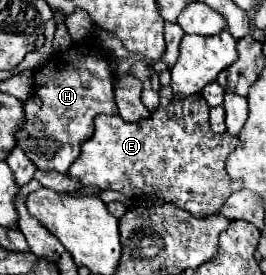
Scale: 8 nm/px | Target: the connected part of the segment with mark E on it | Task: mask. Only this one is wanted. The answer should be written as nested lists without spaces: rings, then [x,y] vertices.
[[[160,86],[160,106],[150,114],[146,120],[138,122],[124,122],[118,114],[114,116],[96,116],[96,132],[92,134],[90,140],[82,144],[80,156],[74,160],[70,166],[68,174],[72,178],[80,178],[84,186],[98,186],[102,190],[116,190],[122,192],[128,198],[138,198],[138,196],[158,196],[168,200],[170,204],[190,212],[192,216],[204,216],[204,214],[214,214],[218,208],[226,202],[226,198],[242,190],[242,184],[228,176],[226,172],[226,158],[234,152],[238,138],[230,136],[228,132],[224,134],[214,134],[208,124],[208,104],[202,100],[200,94],[188,96],[188,98],[176,98],[170,90],[170,86]]]

